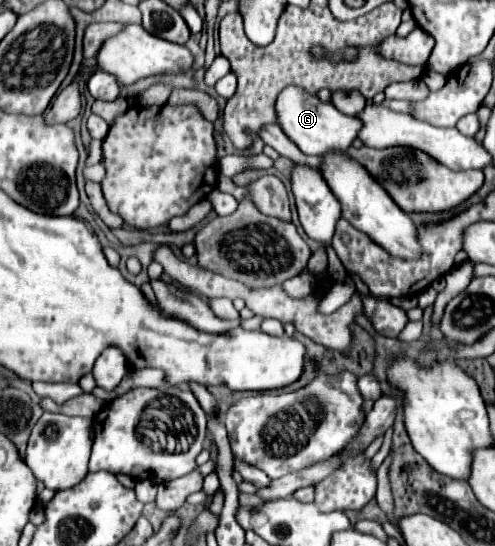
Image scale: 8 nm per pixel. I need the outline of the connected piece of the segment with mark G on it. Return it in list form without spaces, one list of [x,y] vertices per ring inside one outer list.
[[[294,87],[284,89],[278,95],[276,109],[278,109],[278,123],[282,131],[306,155],[326,155],[336,149],[338,151],[348,149],[362,129],[362,121],[358,117],[344,115],[332,103],[322,103],[318,97],[302,93],[302,89],[294,89]]]

